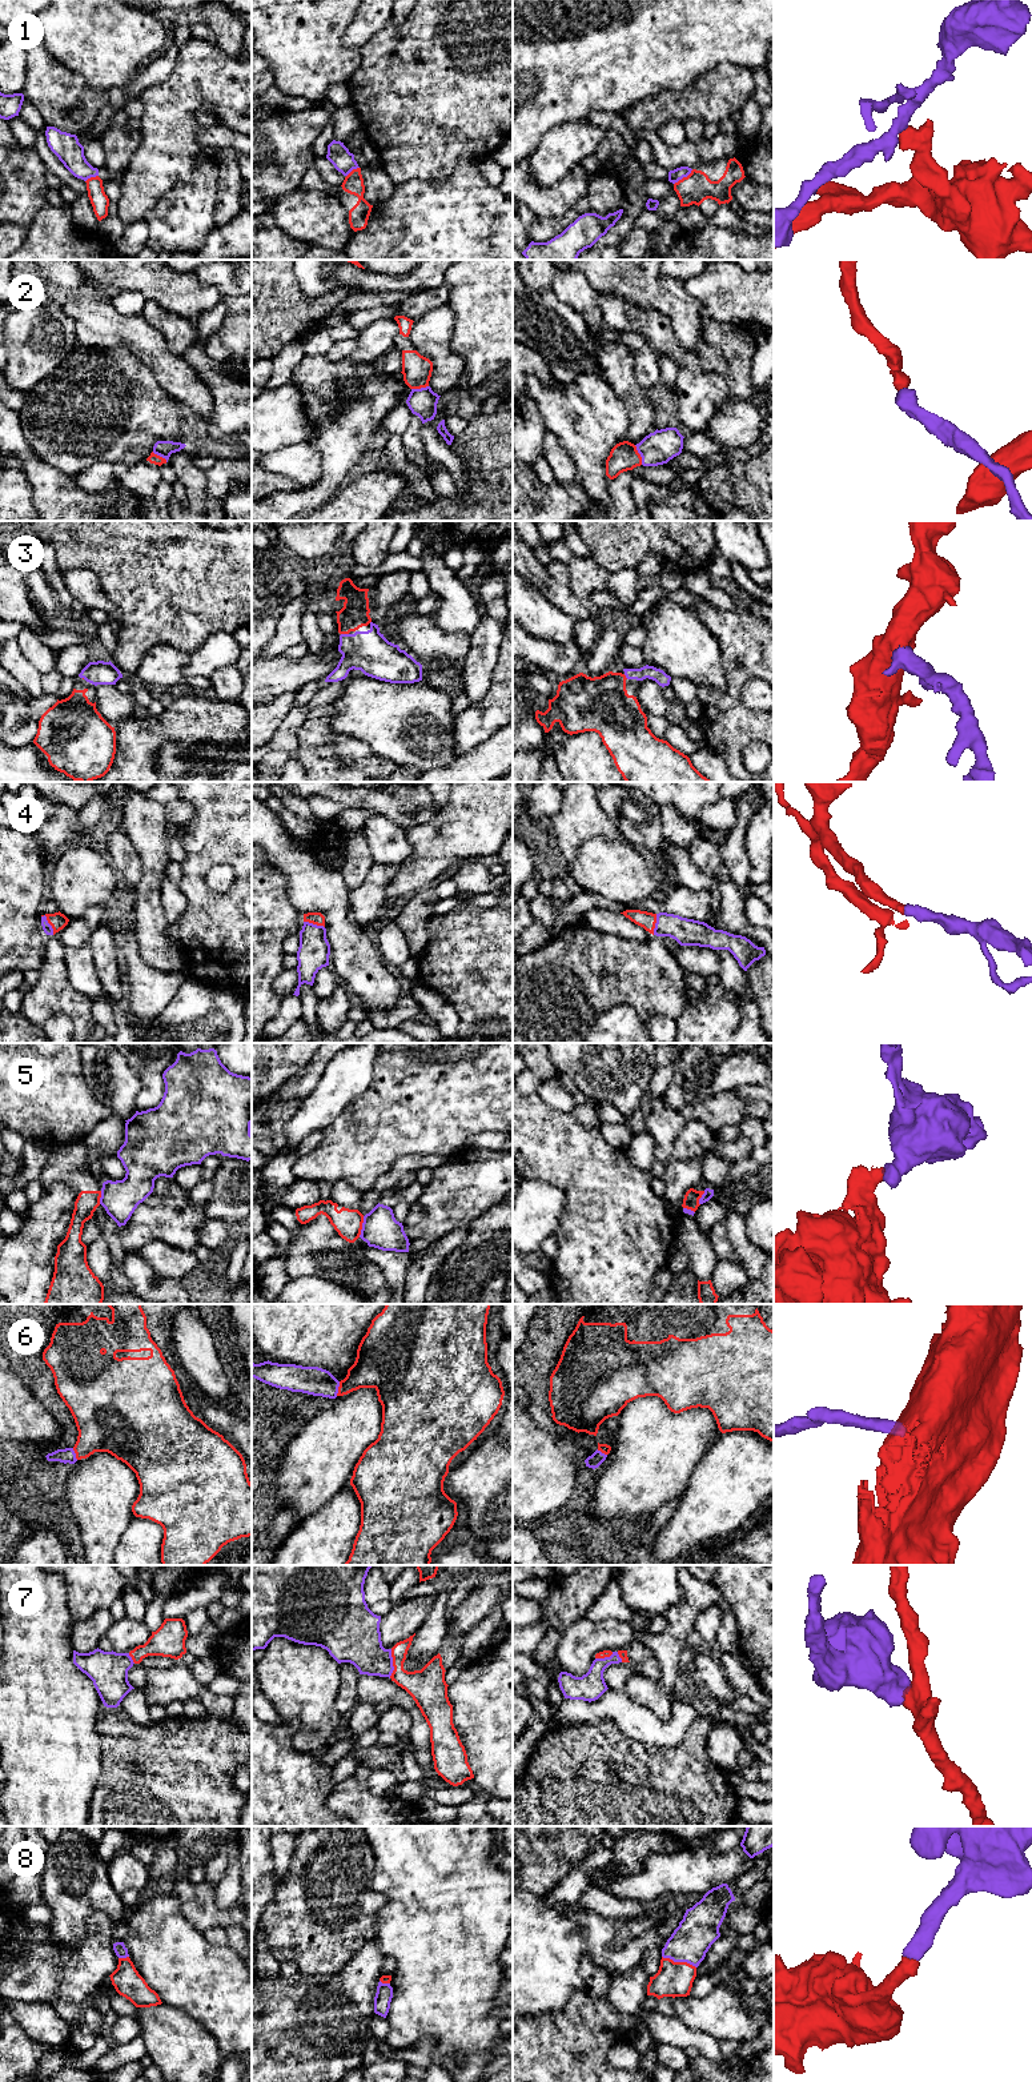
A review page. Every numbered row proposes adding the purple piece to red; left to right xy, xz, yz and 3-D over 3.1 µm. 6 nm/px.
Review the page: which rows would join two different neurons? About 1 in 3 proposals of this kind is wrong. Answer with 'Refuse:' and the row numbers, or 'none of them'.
Refuse: 1, 5

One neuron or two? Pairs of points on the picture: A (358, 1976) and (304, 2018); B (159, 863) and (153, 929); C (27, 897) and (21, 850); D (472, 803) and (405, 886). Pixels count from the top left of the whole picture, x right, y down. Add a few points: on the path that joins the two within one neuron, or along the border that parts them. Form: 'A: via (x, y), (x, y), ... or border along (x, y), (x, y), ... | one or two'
A: via (345, 1989), (317, 2017) | one
B: via (151, 879), (151, 913) | one
C: via (21, 885), (21, 862) | one
D: via (464, 823), (422, 866) | one

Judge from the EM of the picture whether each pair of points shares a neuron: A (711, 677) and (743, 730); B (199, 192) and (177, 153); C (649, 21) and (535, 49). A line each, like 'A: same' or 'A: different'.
A: different
B: different
C: same

